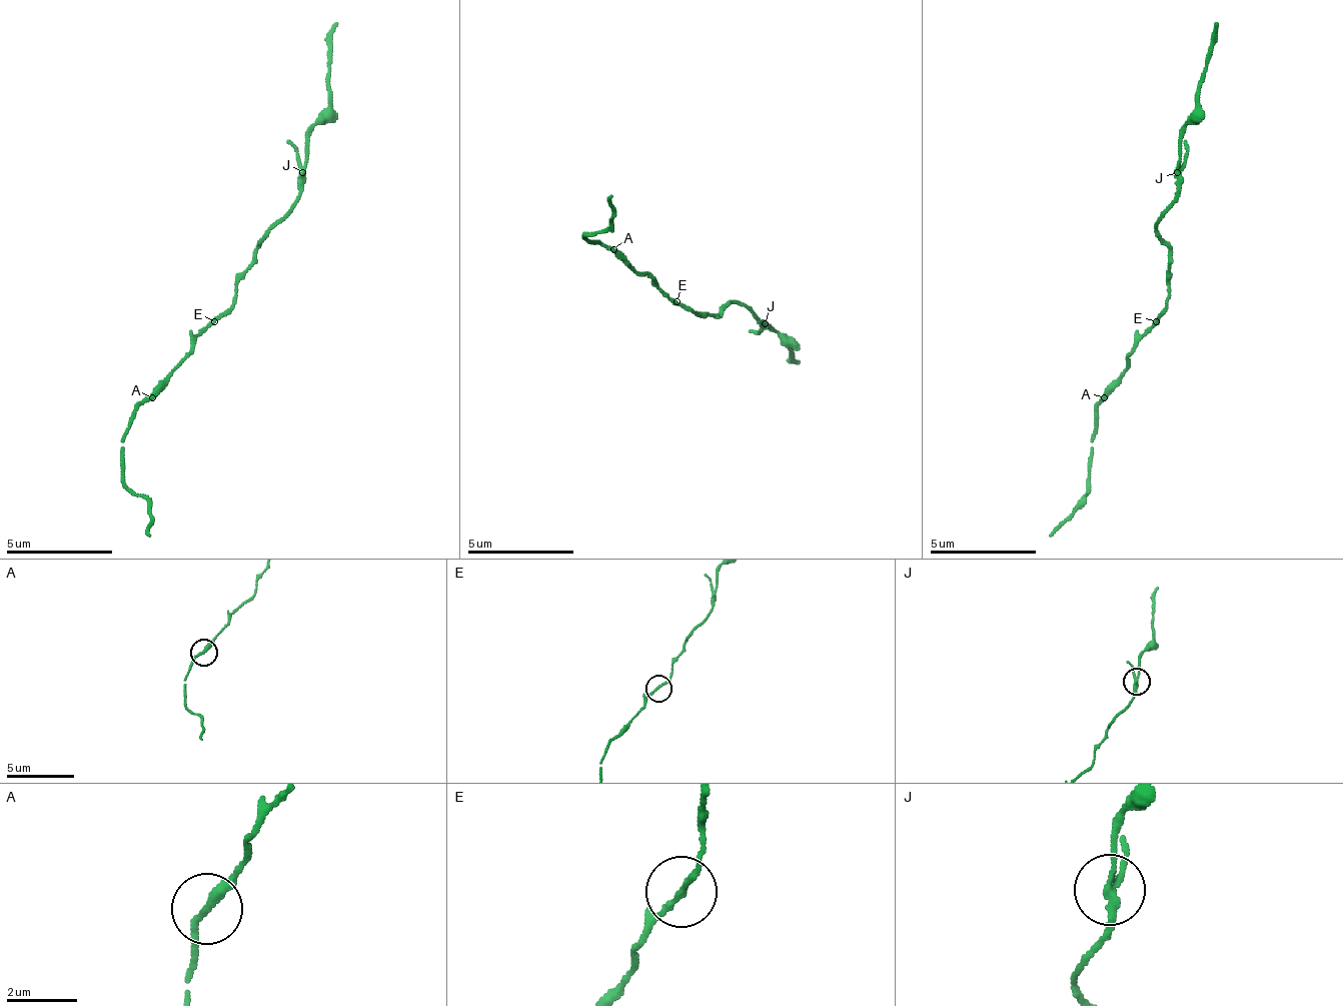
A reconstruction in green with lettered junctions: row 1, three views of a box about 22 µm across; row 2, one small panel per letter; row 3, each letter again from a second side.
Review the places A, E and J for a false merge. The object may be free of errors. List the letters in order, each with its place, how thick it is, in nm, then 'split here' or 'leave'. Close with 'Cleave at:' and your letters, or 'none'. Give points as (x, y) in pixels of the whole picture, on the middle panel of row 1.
A: place (613, 249); calibre 240 nm; leave
E: place (677, 301); calibre 170 nm; leave
J: place (765, 323); calibre 190 nm; split here
Cleave at: J

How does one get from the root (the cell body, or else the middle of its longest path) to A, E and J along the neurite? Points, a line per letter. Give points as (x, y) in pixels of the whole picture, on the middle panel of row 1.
A: (694, 313), (684, 308), (651, 276), (640, 276), (613, 249)
E: (694, 313), (678, 303)
J: (694, 313), (716, 313), (726, 303), (742, 303), (764, 324)

